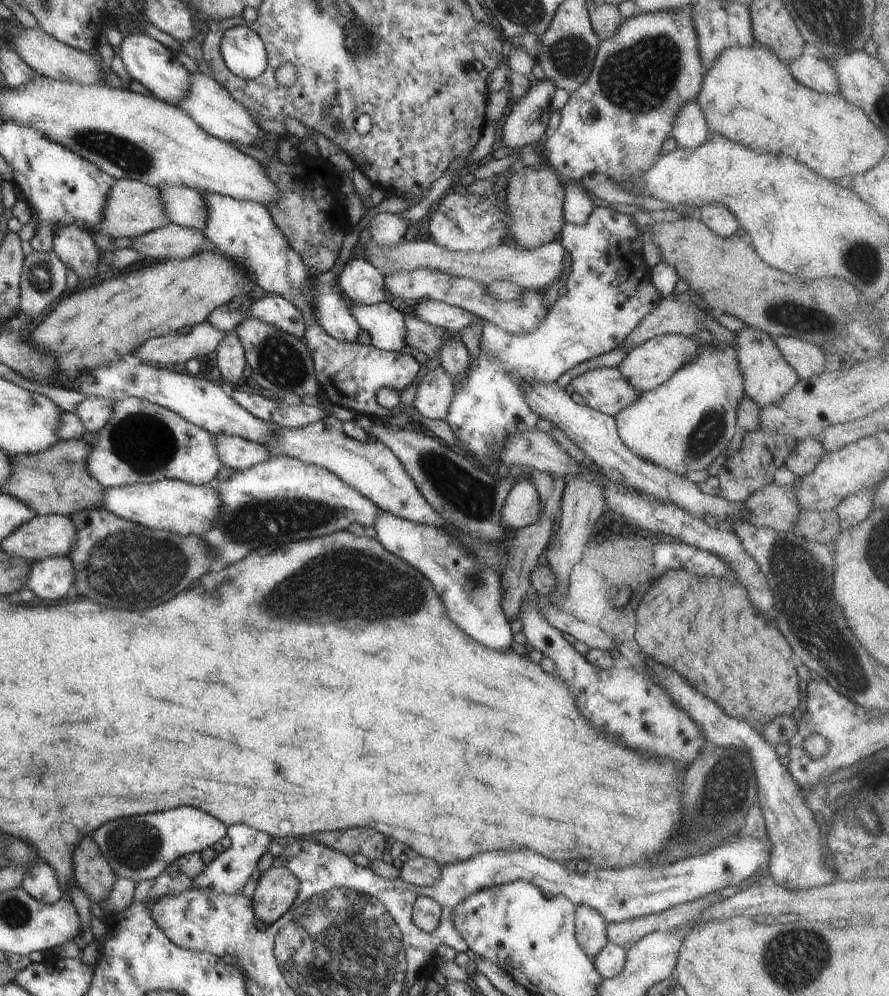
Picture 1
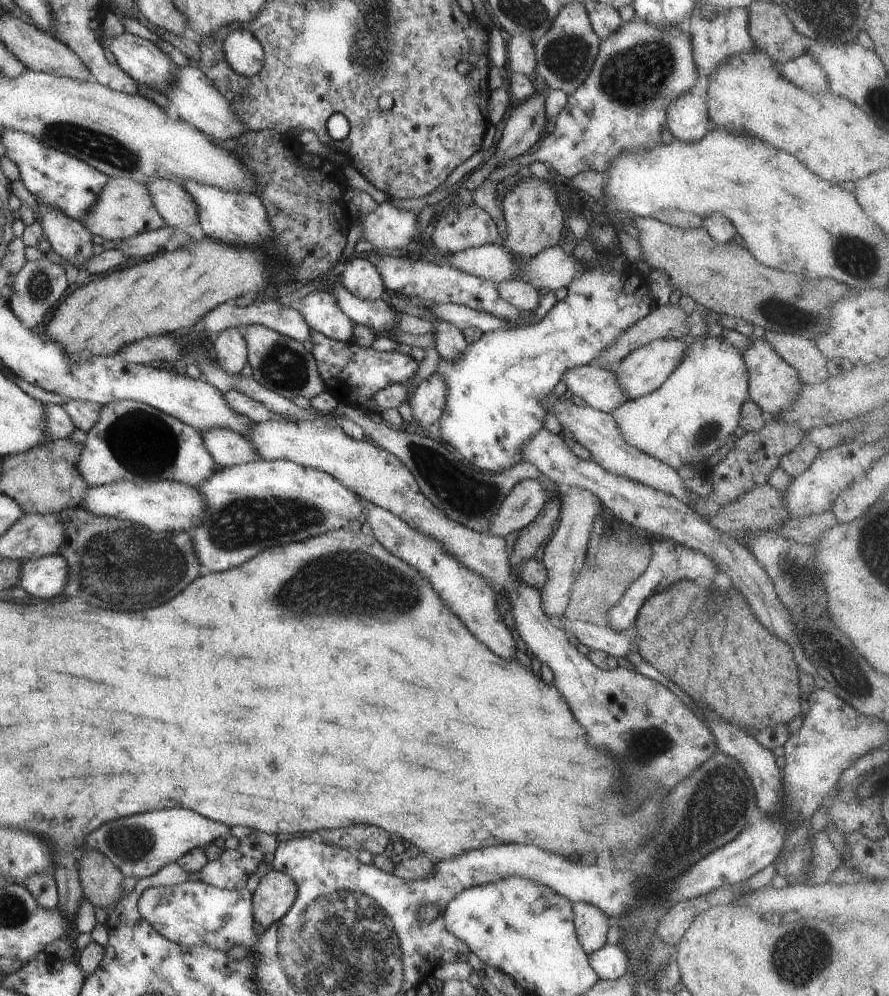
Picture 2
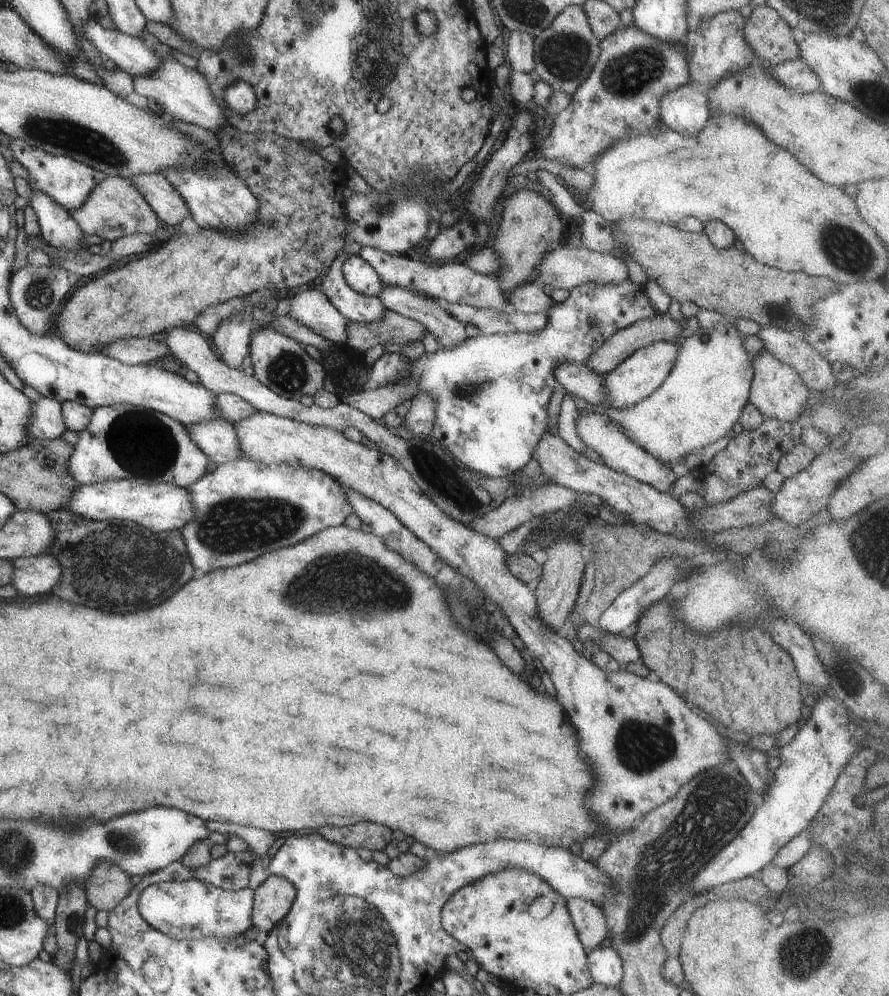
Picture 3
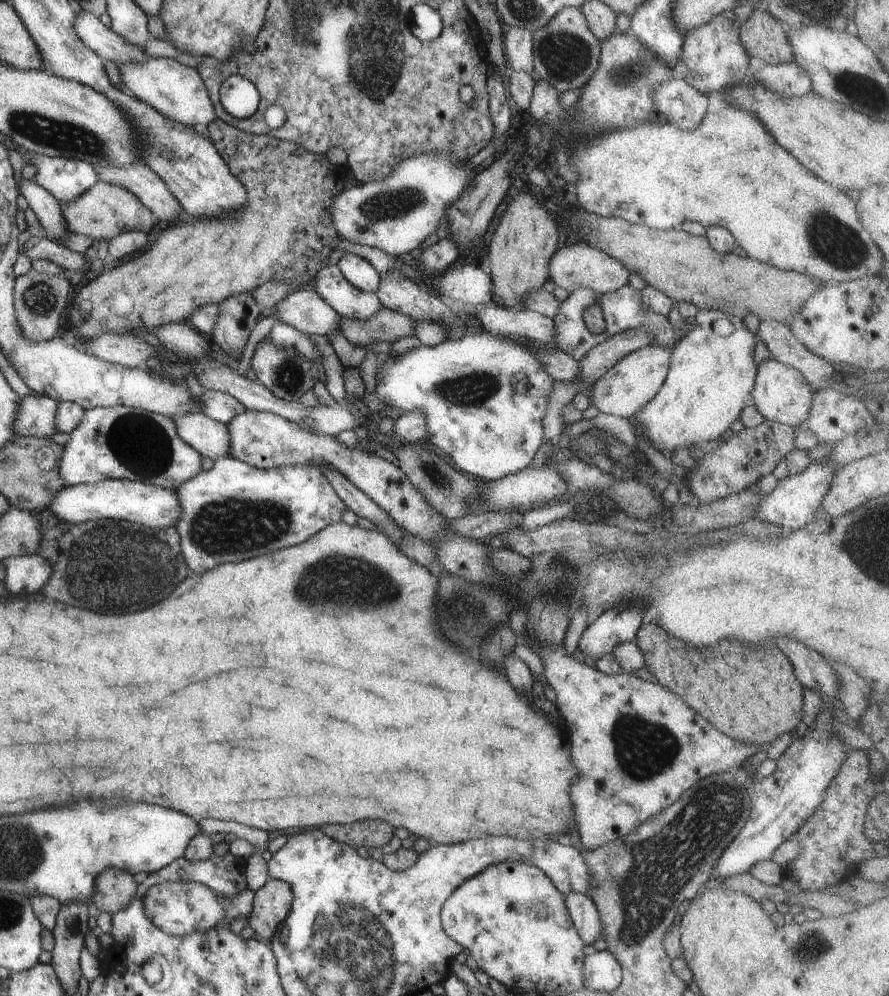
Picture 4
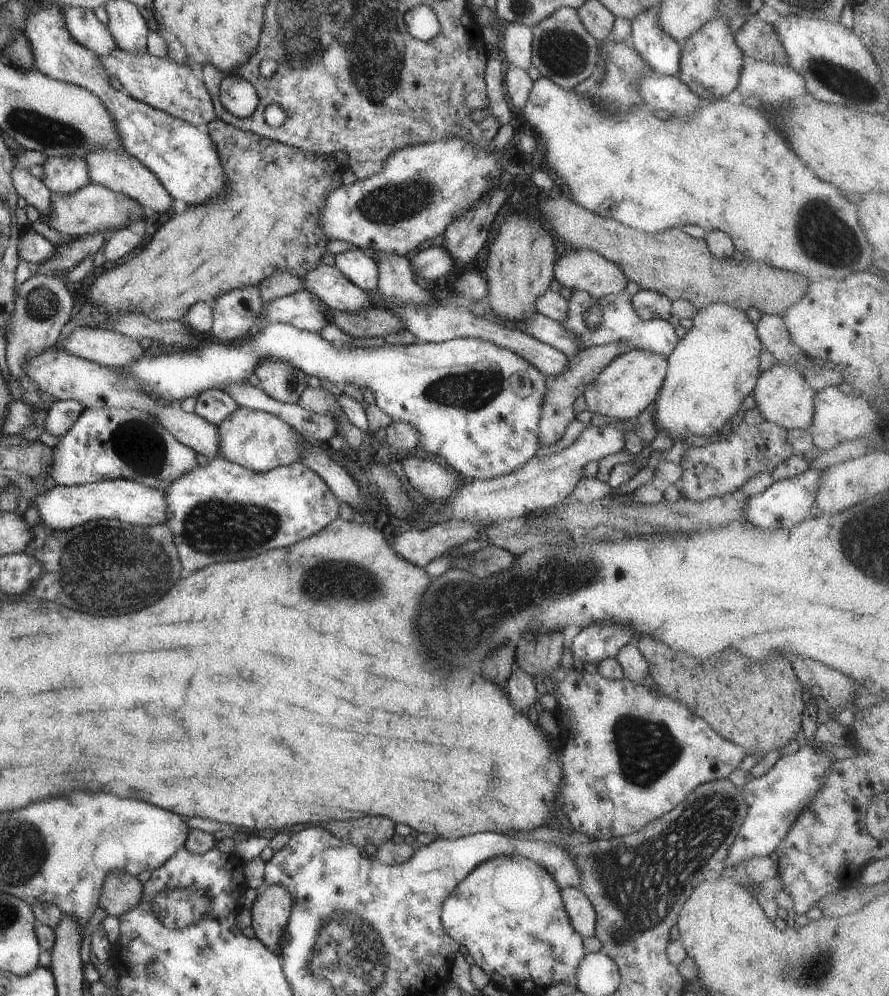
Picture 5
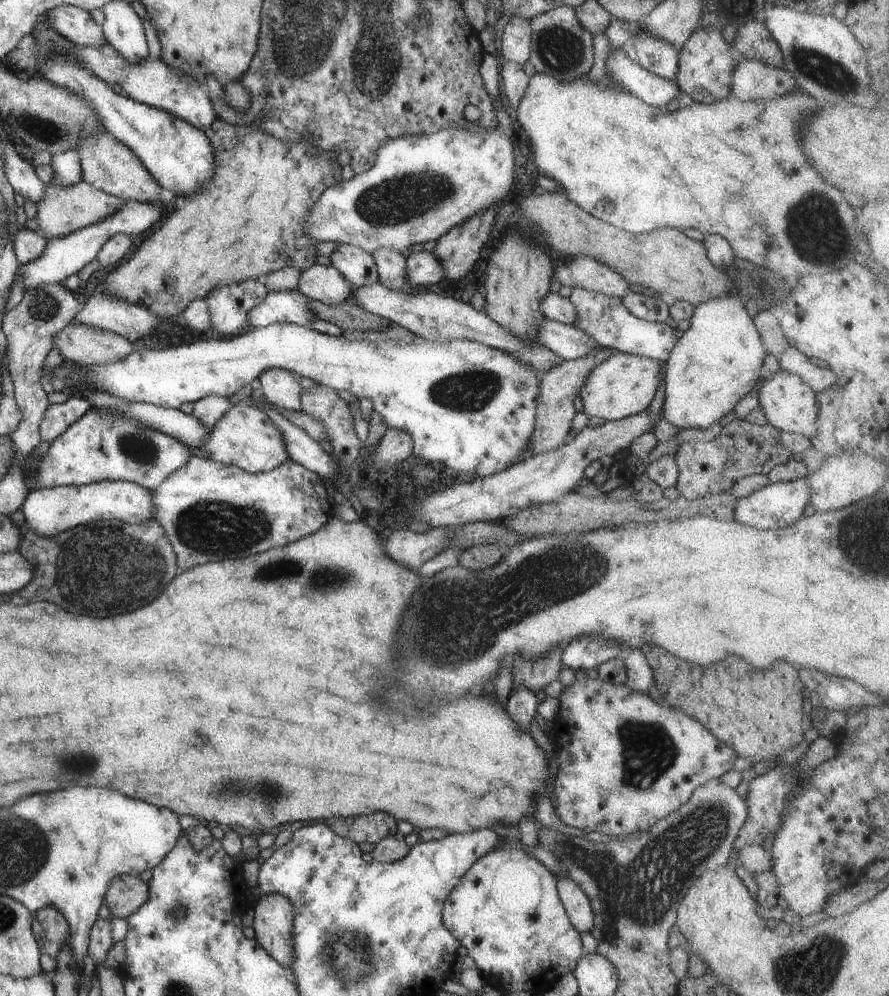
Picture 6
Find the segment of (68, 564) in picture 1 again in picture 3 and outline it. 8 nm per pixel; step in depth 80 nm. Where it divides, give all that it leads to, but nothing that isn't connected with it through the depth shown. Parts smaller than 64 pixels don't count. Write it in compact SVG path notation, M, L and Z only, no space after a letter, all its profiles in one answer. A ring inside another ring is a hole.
M42 553L11 560L10 584L25 596L47 594L61 576L61 566L53 556Z

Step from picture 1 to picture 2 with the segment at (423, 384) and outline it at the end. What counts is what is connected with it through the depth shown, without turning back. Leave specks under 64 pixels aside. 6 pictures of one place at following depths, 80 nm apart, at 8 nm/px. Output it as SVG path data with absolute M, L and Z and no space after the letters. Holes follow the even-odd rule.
M435 373L427 376L415 387L408 403L411 407L411 416L415 420L412 425L416 430L433 429L443 412L445 394L447 386L443 380L439 380L439 376L435 376Z

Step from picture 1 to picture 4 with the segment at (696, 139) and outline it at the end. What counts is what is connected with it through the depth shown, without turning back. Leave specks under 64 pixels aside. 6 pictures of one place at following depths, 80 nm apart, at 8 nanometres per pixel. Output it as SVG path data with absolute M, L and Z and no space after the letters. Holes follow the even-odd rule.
M671 79L662 82L652 92L655 117L665 119L678 129L691 131L706 113L706 97L684 80Z

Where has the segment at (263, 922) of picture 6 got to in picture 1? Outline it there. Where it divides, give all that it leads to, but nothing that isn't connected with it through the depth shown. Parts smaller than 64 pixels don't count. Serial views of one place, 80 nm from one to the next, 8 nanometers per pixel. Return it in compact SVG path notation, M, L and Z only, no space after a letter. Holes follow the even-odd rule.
M272 864L256 882L250 901L253 914L270 925L293 904L299 890L297 877L283 865Z

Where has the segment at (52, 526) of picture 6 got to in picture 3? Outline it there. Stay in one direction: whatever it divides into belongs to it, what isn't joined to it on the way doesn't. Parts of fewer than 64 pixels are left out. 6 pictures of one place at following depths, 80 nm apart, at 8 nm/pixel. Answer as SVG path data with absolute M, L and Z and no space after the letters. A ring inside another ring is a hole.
M110 479L89 485L78 485L63 508L85 520L127 520L150 532L181 529L194 516L187 490L168 483L145 484L136 480Z

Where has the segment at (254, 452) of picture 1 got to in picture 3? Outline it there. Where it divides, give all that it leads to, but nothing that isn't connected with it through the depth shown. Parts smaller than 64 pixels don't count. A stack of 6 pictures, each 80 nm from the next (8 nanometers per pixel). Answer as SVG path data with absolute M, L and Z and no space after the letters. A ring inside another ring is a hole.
M215 419L187 425L185 428L190 439L215 465L243 458L233 424Z

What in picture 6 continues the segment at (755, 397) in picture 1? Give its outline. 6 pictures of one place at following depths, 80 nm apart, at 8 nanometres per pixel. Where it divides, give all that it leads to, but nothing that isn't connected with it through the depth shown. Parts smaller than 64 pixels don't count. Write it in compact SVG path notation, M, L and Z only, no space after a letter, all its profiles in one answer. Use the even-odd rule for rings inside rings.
M779 372L771 374L771 379L763 379L757 392L758 406L765 415L766 422L778 431L787 431L813 438L816 433L818 404L815 393L797 375Z

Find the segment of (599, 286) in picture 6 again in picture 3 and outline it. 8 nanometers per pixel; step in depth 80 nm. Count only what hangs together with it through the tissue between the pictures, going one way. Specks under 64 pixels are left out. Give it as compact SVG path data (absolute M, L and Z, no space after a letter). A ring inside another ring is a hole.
M559 245L546 255L543 255L540 263L536 266L533 282L541 287L545 284L545 286L551 286L553 289L563 288L563 290L570 291L578 284L587 281L596 285L612 285L627 278L627 267L620 257L590 251L581 246Z

